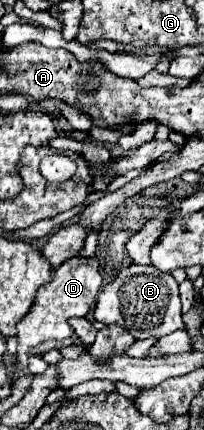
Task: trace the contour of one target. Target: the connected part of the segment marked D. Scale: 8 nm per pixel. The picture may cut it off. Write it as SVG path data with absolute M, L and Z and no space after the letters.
M71 257L53 271L53 281L37 291L35 305L31 307L29 315L17 325L17 339L19 339L17 367L27 367L27 359L33 357L31 349L43 343L45 339L69 339L73 335L73 327L69 325L69 319L79 315L85 317L85 313L89 313L97 293L100 292L102 281L97 257L89 257L89 259Z

